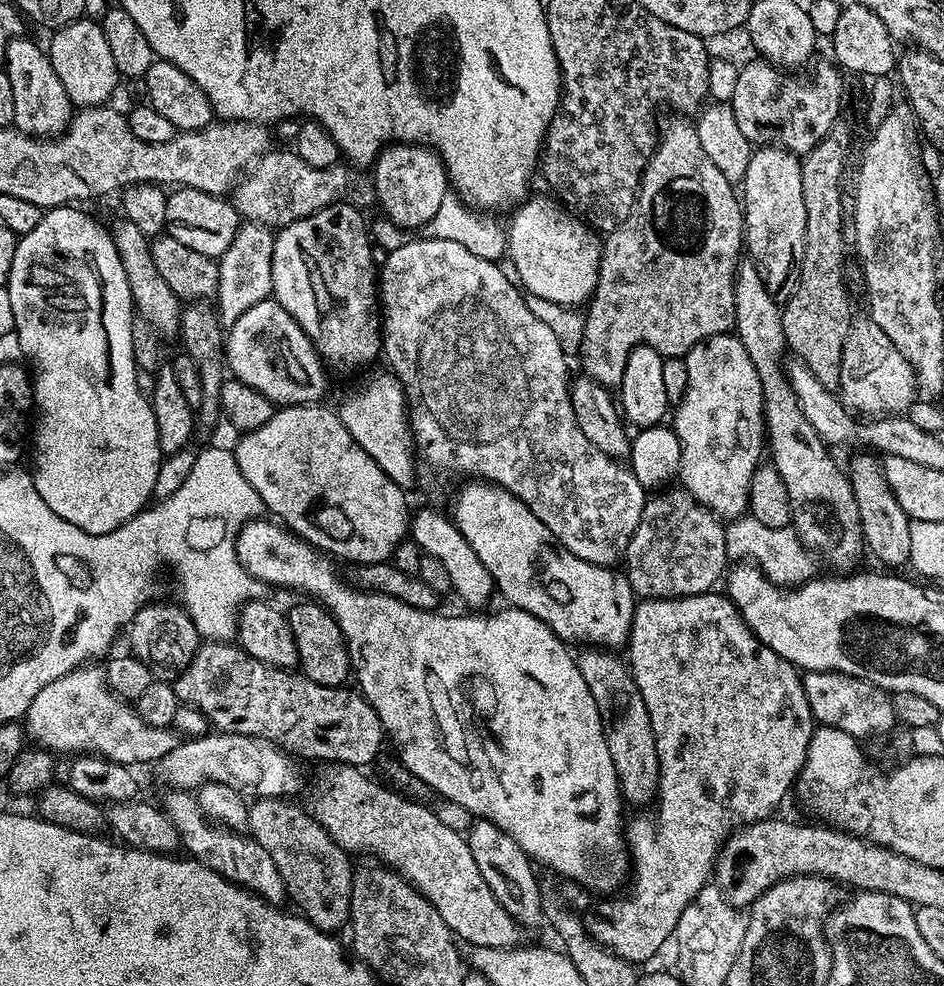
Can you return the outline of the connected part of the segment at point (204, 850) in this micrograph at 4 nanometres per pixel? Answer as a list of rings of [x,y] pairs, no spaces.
[[[172,790],[169,796],[162,801],[162,807],[167,812],[170,822],[180,834],[183,849],[188,850],[187,855],[193,860],[200,861],[210,870],[222,874],[224,880],[237,884],[248,892],[255,892],[261,899],[269,904],[280,906],[286,900],[285,887],[282,876],[270,858],[270,854],[259,845],[251,835],[233,832],[223,826],[209,822],[200,814],[200,807],[195,795],[191,791]]]

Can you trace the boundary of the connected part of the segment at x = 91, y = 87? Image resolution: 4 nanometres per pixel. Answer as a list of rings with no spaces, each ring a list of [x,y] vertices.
[[[89,18],[75,20],[51,33],[52,41],[46,44],[48,58],[62,82],[70,102],[77,109],[98,108],[109,103],[116,83],[122,80],[120,71],[114,66],[110,46],[106,46],[106,34],[97,21]]]

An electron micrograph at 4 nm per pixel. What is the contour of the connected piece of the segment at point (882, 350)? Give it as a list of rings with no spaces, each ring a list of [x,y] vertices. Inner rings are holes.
[[[871,320],[860,322],[855,321],[849,329],[846,346],[843,348],[842,370],[840,371],[840,386],[838,394],[844,405],[854,412],[870,412],[866,413],[872,416],[880,416],[883,414],[896,414],[902,408],[906,407],[914,393],[914,386],[910,379],[907,365],[902,363],[900,357],[896,353],[896,348],[882,333],[882,328]]]

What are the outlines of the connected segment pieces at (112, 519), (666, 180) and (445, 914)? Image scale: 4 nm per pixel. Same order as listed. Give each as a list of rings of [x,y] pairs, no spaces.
[[[65,206],[63,208],[50,208],[41,215],[38,226],[30,230],[25,236],[19,237],[14,250],[14,262],[10,266],[8,283],[6,285],[10,294],[10,307],[14,309],[14,326],[16,331],[14,339],[20,343],[24,356],[29,360],[32,380],[32,399],[34,401],[34,417],[36,416],[36,433],[31,433],[32,464],[30,475],[38,494],[42,494],[42,502],[50,506],[58,518],[66,518],[74,526],[87,532],[109,532],[120,524],[136,516],[153,499],[152,491],[156,488],[156,479],[160,476],[160,435],[154,418],[151,399],[141,395],[135,382],[137,364],[131,348],[131,330],[134,323],[134,305],[130,286],[124,287],[120,280],[127,280],[126,276],[116,276],[116,272],[104,272],[100,276],[100,229],[105,226],[99,219],[79,212],[79,207]]]
[[[676,126],[668,131],[663,140],[659,141],[648,165],[644,168],[644,175],[640,177],[640,190],[636,193],[636,201],[630,210],[630,214],[622,223],[603,237],[600,250],[600,269],[598,270],[598,282],[596,289],[590,294],[592,300],[588,304],[588,312],[583,313],[584,332],[581,334],[581,346],[578,351],[578,359],[584,363],[583,375],[593,384],[605,389],[619,389],[622,382],[622,374],[626,370],[626,358],[635,348],[653,348],[659,356],[679,357],[687,356],[695,344],[701,344],[712,336],[722,336],[731,333],[736,326],[736,302],[734,300],[734,288],[736,286],[736,271],[742,260],[742,245],[744,243],[744,214],[741,201],[732,193],[733,183],[722,176],[722,172],[710,162],[710,158],[703,153],[699,136],[695,127]]]
[[[333,763],[331,766],[321,767],[320,786],[316,786],[313,780],[309,779],[306,784],[304,800],[307,811],[328,832],[329,838],[343,848],[348,854],[354,852],[365,852],[368,856],[377,856],[381,865],[387,866],[400,873],[409,884],[413,884],[425,898],[432,903],[434,910],[442,914],[442,922],[452,931],[453,936],[464,940],[468,944],[478,944],[479,949],[486,948],[511,948],[514,940],[512,935],[518,932],[518,925],[512,917],[502,910],[498,898],[486,886],[486,878],[478,874],[478,862],[474,862],[474,854],[468,849],[467,839],[463,835],[449,832],[447,828],[440,825],[435,811],[420,812],[417,816],[408,816],[404,820],[404,812],[396,808],[401,793],[396,790],[387,792],[380,780],[373,778],[366,782],[362,778],[362,770],[356,767],[350,770],[350,764]]]

